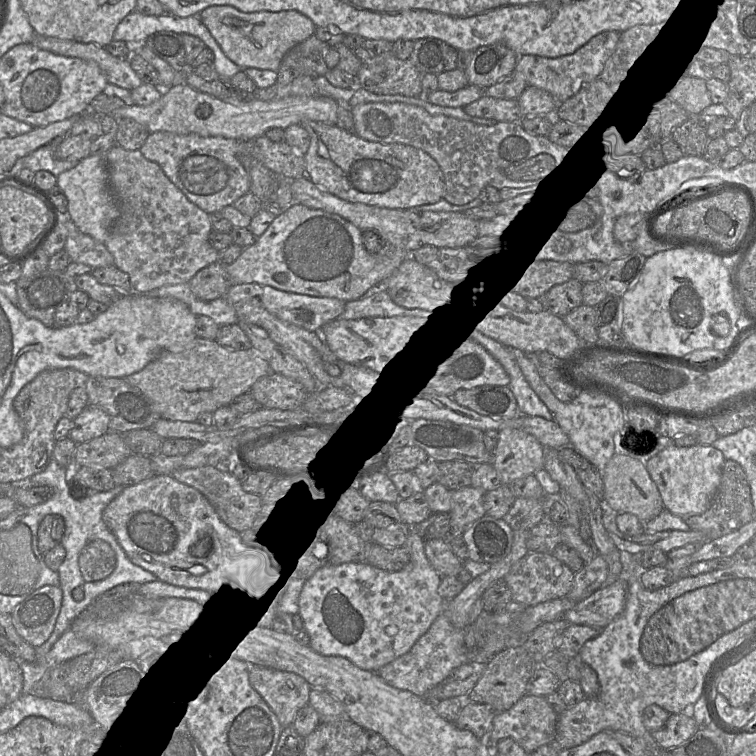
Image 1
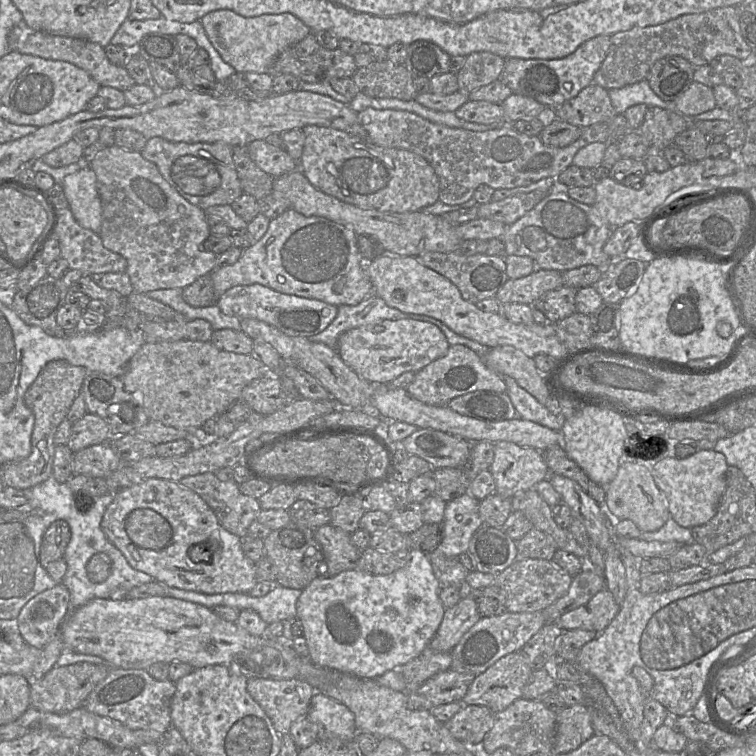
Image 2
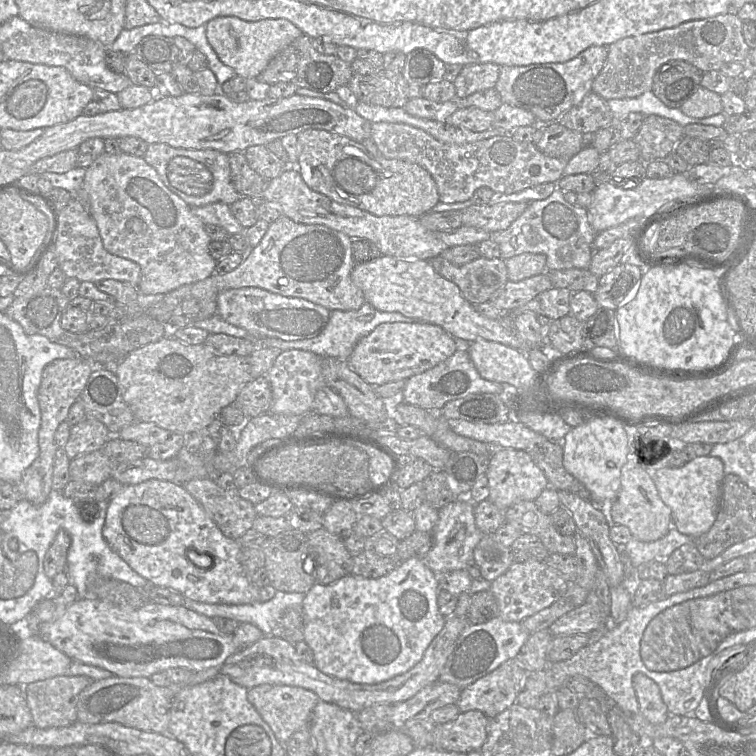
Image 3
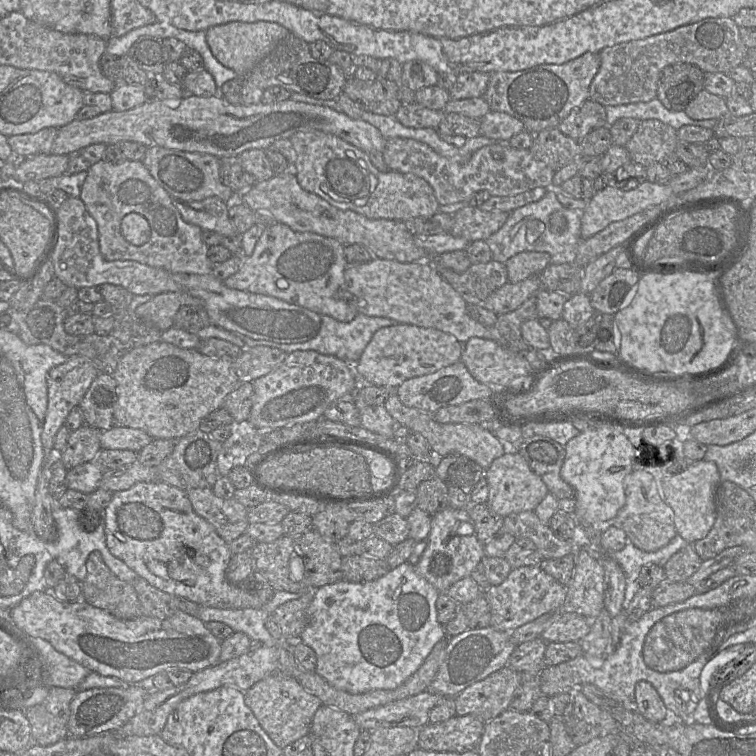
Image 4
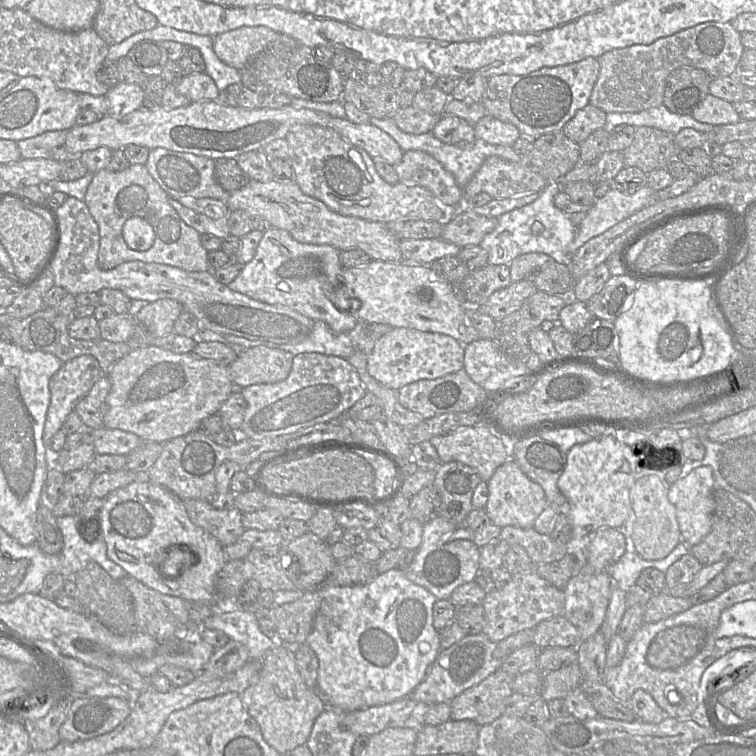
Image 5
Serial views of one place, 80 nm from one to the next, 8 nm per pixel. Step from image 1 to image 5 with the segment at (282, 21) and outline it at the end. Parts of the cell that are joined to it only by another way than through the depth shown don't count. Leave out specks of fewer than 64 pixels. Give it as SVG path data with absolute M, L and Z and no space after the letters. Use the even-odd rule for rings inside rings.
M265 26L240 27L214 36L213 50L222 62L240 71L277 35Z

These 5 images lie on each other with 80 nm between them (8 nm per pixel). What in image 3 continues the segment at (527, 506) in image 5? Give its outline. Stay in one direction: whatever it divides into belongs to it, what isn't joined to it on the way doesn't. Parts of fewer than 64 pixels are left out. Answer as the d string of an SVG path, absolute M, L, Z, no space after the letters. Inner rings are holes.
M496 448L491 455L487 469L489 497L493 504L507 510L522 501L535 501L549 487L542 470L534 463L527 451L510 448Z

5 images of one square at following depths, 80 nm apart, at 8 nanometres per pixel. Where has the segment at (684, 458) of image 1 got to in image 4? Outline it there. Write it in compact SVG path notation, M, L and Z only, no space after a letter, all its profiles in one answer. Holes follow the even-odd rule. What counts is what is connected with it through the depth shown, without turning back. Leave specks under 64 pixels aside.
M705 459L690 462L688 468L681 473L662 479L661 495L673 510L677 534L689 544L706 537L712 529L716 520L716 489L720 482L717 465Z

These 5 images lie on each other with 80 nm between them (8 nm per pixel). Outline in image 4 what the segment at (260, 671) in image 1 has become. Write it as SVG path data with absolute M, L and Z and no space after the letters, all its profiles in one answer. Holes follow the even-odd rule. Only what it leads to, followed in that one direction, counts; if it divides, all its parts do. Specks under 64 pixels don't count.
M273 673L258 681L244 693L244 698L261 727L281 749L309 734L313 716L322 705L295 678L282 673Z

